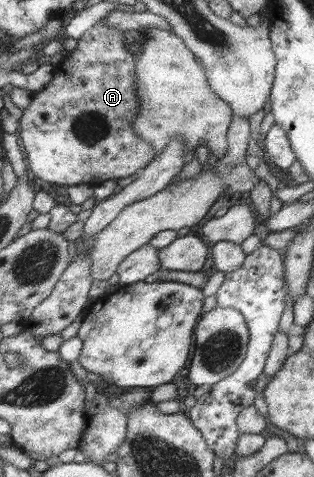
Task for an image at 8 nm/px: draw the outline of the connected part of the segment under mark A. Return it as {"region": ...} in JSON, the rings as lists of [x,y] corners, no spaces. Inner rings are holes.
{"region":[[[104,18],[85,33],[73,57],[56,66],[53,82],[44,91],[35,93],[33,104],[23,112],[19,135],[37,182],[48,181],[68,187],[89,183],[96,187],[107,180],[119,180],[140,172],[153,160],[157,150],[147,140],[139,139],[134,124],[138,117],[137,56],[133,60],[125,50],[121,32]]]}

